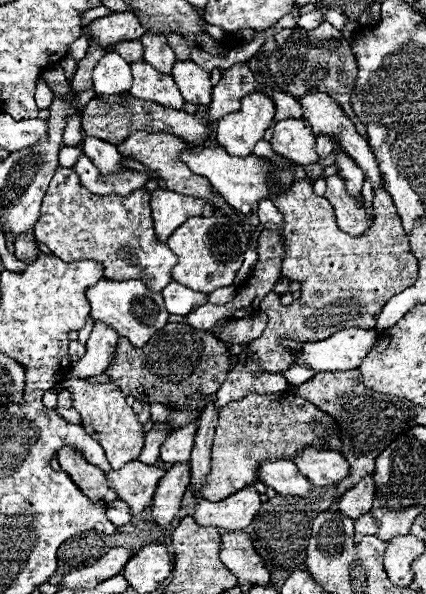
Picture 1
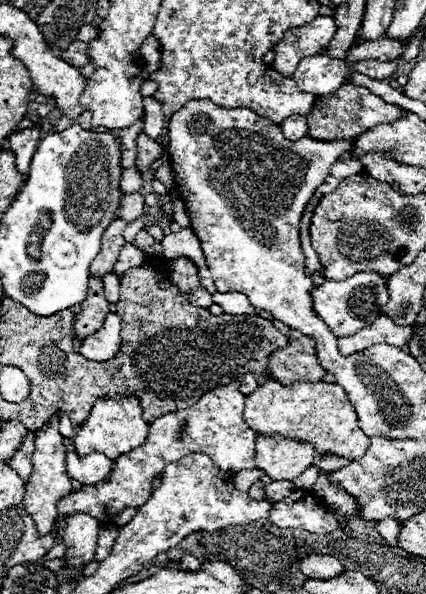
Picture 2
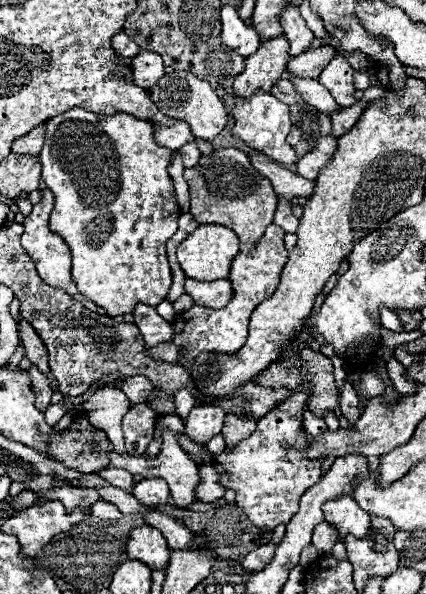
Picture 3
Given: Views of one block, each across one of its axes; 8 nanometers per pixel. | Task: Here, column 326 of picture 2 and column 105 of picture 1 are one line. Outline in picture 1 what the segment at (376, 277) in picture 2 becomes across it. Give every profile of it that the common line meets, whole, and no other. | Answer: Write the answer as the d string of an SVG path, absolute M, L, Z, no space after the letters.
M98 280L94 286L86 288L86 298L92 306L92 320L102 322L118 332L118 336L128 338L134 346L144 346L150 336L166 326L168 312L164 308L162 294L150 292L140 280Z

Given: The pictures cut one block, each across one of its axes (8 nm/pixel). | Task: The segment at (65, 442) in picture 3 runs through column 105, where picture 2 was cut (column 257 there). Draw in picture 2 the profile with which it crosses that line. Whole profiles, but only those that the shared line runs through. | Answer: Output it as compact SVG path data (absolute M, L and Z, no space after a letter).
M284 436L256 438L256 468L264 470L270 480L294 480L314 464L316 450L312 444Z

